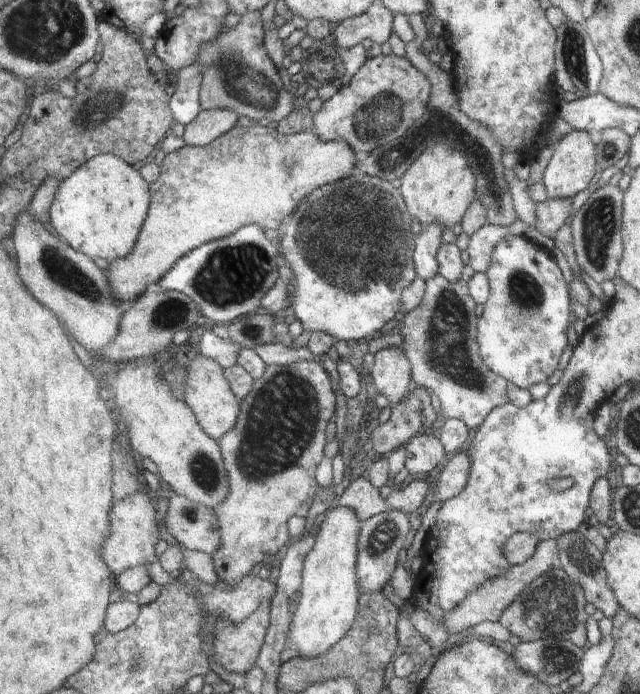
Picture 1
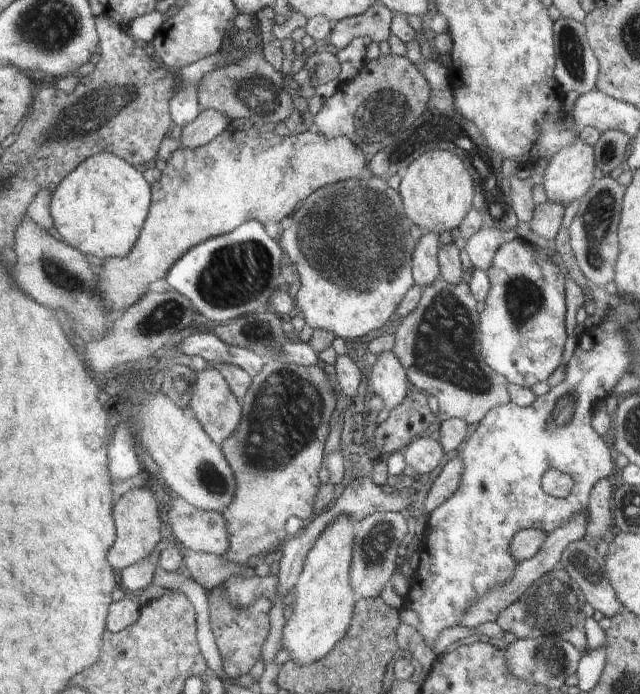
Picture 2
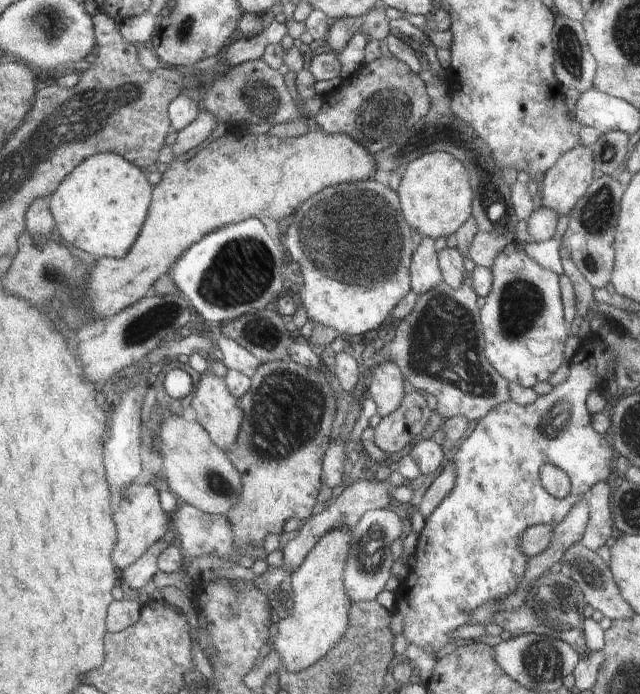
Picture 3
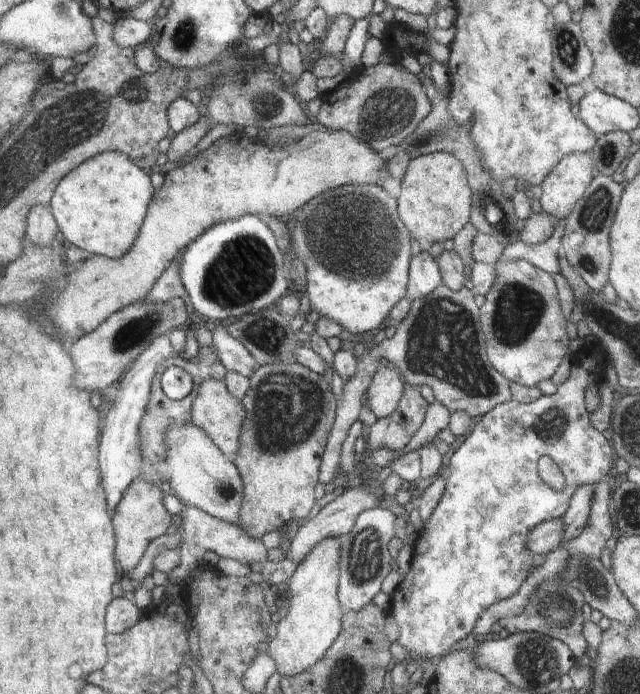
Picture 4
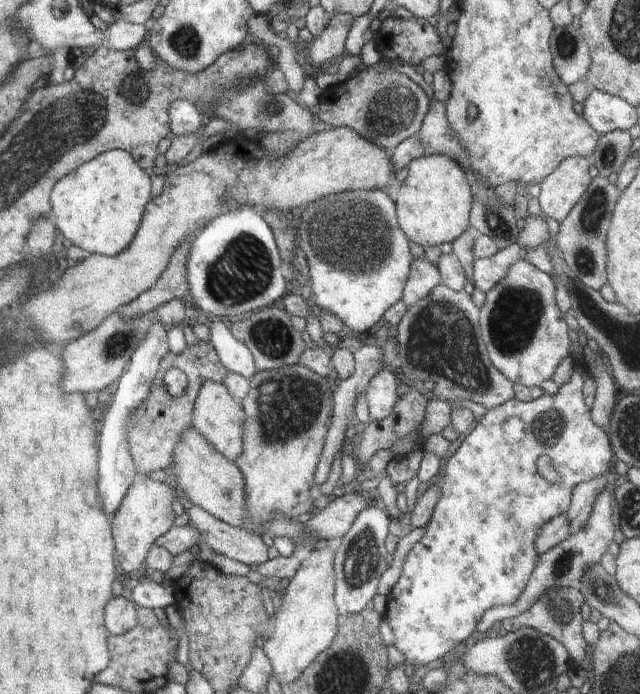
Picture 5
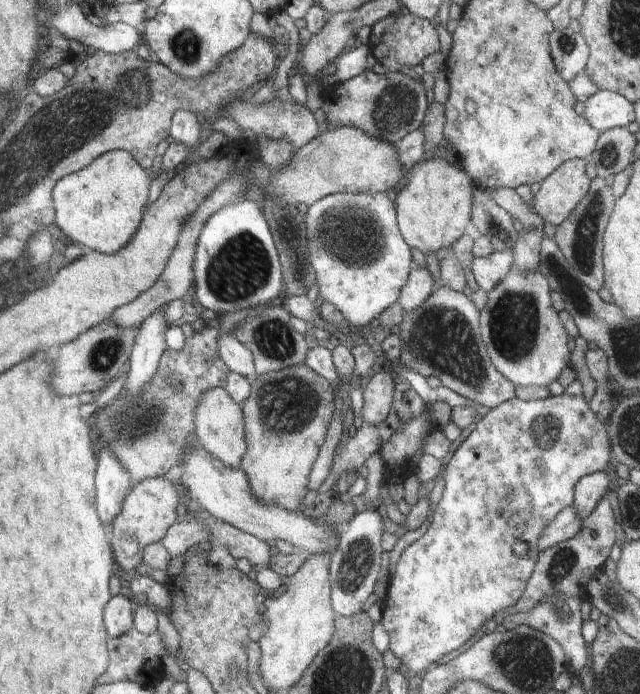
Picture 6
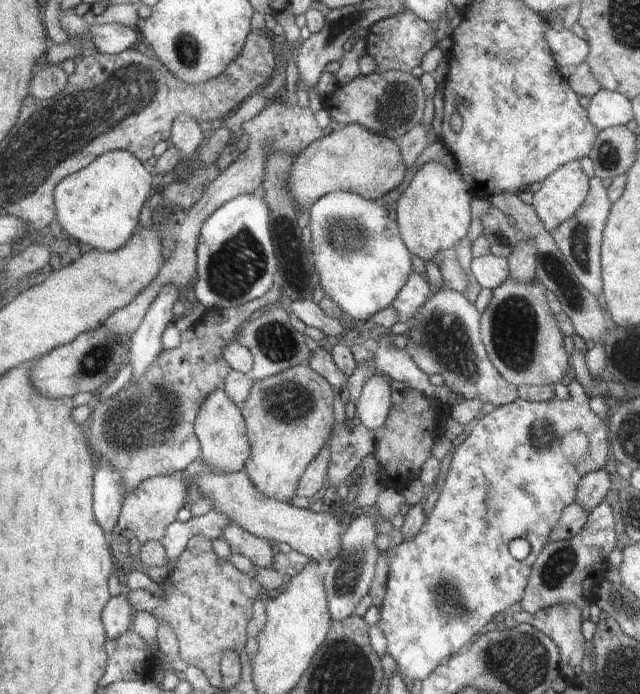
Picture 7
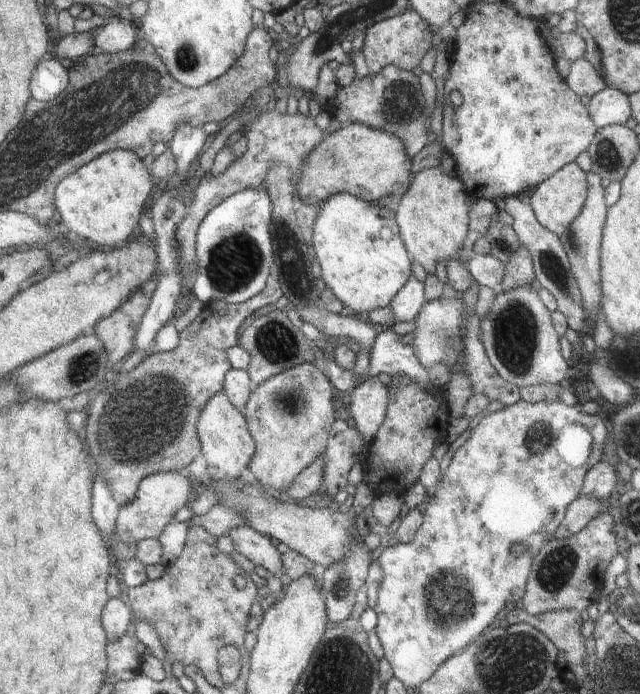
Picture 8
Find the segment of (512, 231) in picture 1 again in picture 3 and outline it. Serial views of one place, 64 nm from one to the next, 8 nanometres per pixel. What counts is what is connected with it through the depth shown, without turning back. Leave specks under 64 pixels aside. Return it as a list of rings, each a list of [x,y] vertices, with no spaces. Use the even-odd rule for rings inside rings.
[[[478,230],[470,246],[467,248],[467,257],[478,266],[491,268],[495,258],[512,240],[497,232]]]

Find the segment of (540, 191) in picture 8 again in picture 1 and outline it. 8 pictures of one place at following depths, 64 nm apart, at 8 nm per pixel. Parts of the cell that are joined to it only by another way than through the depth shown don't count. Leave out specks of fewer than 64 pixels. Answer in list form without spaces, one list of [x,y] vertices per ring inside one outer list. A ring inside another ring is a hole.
[[[573,130],[560,139],[553,148],[552,156],[544,167],[543,183],[549,198],[573,198],[578,192],[588,191],[588,184],[596,174],[594,144],[586,131]]]

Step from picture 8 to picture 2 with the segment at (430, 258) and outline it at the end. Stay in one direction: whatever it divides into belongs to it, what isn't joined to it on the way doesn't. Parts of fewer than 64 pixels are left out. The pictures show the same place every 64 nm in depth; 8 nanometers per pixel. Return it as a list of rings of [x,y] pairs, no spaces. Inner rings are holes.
[[[447,149],[429,150],[414,159],[401,173],[398,188],[403,200],[405,215],[423,232],[448,232],[460,226],[472,206],[476,194],[471,174],[466,172],[465,161]]]

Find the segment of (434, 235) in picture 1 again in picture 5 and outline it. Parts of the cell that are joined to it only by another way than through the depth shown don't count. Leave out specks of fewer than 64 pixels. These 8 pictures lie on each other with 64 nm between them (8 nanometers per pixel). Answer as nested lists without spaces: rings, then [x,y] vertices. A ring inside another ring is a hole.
[[[426,256],[422,259],[415,258],[401,299],[409,307],[428,296],[438,282],[440,282],[440,274],[436,266],[432,266]]]

